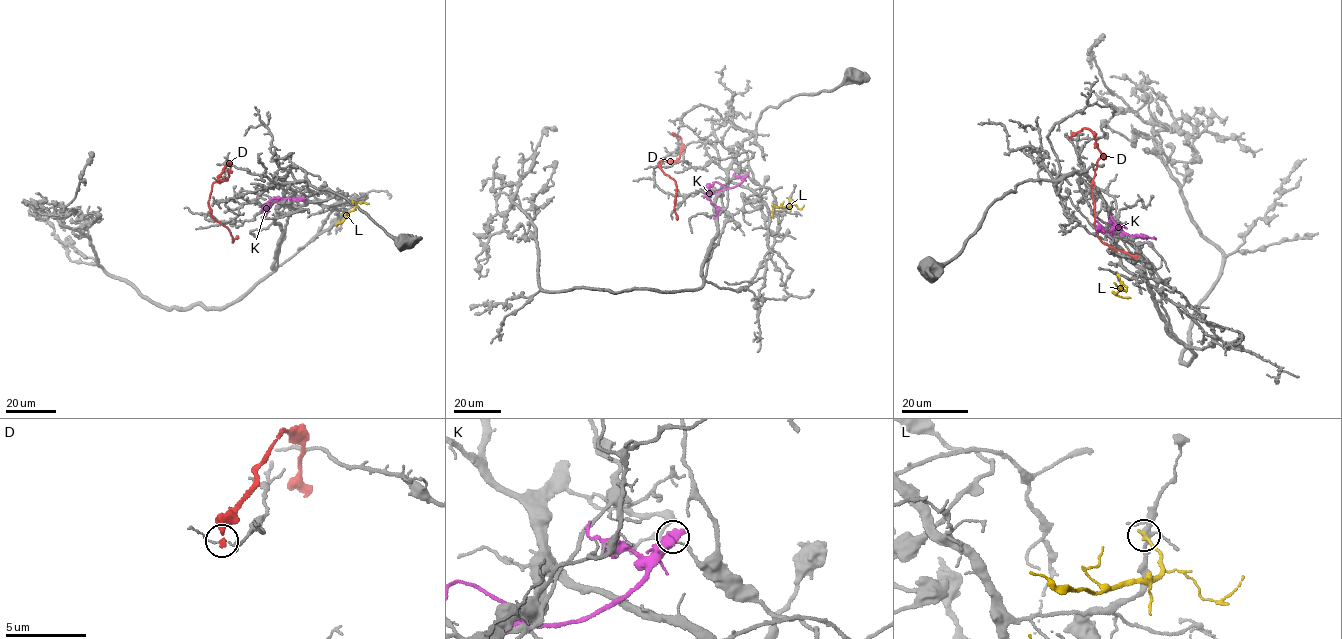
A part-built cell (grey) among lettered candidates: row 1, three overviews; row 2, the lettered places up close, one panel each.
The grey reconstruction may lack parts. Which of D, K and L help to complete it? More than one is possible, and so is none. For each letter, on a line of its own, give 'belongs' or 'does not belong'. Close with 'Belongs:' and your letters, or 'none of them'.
D: does not belong
K: does not belong
L: does not belong
Belongs: none of them

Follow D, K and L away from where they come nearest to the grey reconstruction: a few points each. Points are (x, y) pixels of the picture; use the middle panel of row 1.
D: (672, 133), (680, 137), (680, 157), (675, 161), (662, 160), (658, 165), (674, 180), (677, 219)
K: (746, 175), (732, 187), (724, 187), (708, 195), (718, 211), (713, 218)
L: (789, 199), (790, 206), (773, 205), (773, 218)

